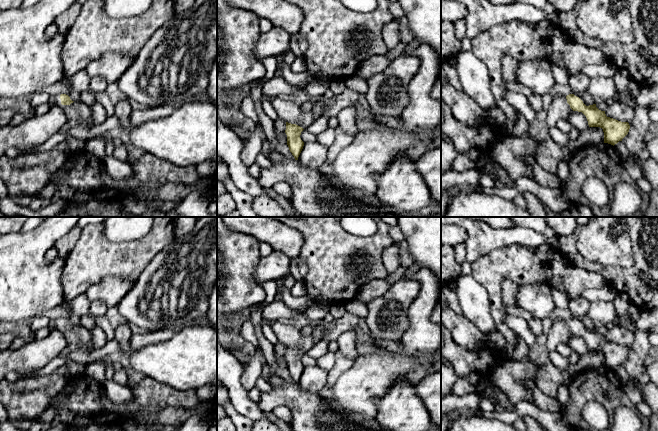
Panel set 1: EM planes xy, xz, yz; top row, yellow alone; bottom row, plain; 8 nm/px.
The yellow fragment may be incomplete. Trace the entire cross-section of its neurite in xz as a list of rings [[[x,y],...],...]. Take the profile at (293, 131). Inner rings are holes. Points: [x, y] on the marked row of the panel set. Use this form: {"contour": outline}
{"contour": [[[275,97],[270,102],[278,118],[286,122],[287,145],[295,160],[298,160],[304,146],[304,142],[300,138],[301,132],[311,125],[317,117],[312,111],[304,112],[301,105],[293,101]]]}

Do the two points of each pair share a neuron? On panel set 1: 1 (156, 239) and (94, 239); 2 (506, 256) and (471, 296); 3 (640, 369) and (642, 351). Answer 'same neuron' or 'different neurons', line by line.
1: same neuron
2: different neurons
3: same neuron

